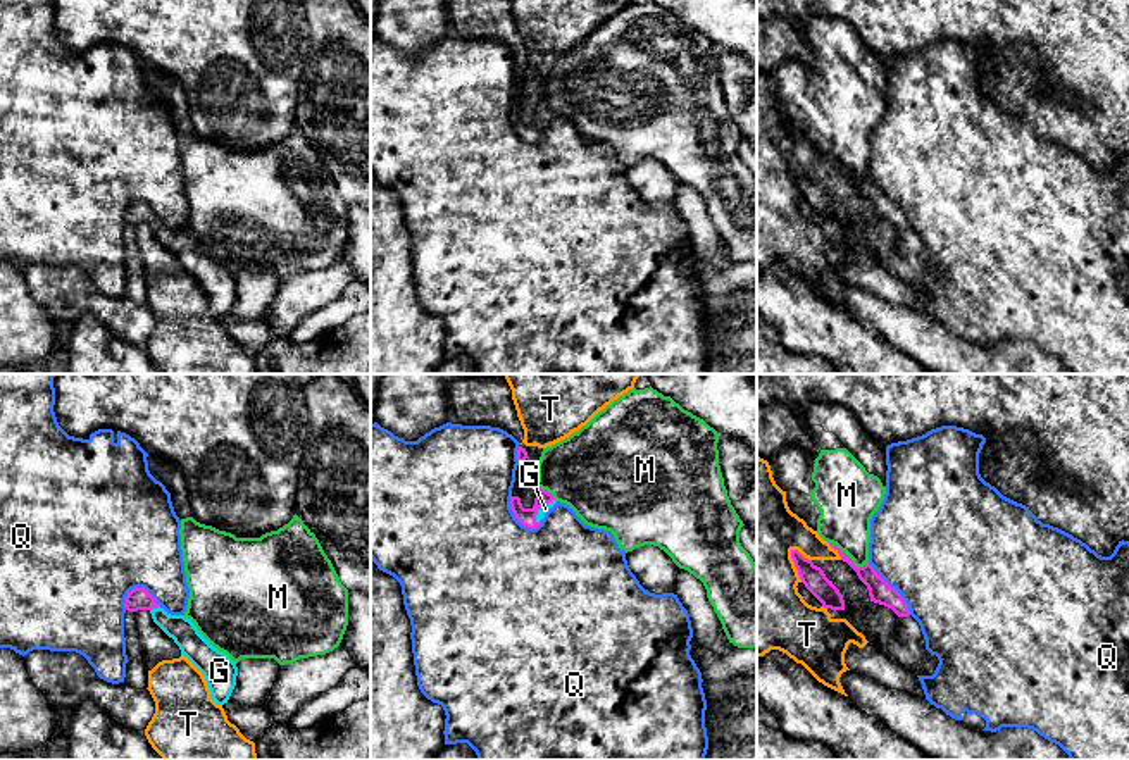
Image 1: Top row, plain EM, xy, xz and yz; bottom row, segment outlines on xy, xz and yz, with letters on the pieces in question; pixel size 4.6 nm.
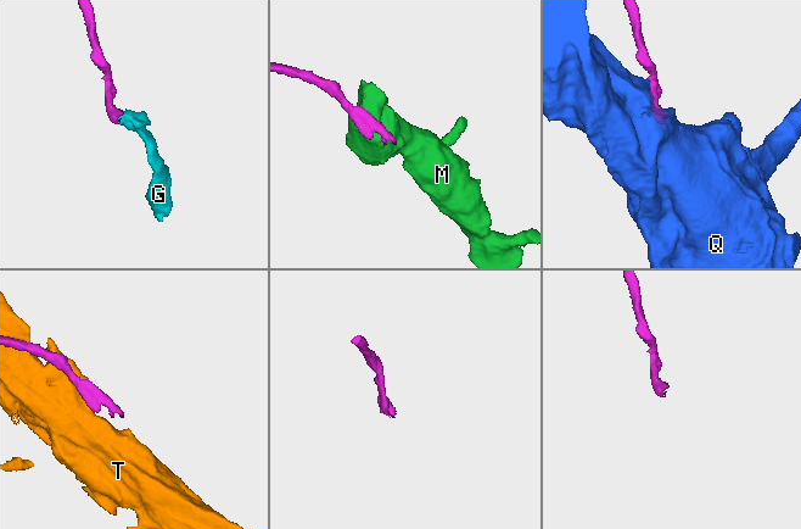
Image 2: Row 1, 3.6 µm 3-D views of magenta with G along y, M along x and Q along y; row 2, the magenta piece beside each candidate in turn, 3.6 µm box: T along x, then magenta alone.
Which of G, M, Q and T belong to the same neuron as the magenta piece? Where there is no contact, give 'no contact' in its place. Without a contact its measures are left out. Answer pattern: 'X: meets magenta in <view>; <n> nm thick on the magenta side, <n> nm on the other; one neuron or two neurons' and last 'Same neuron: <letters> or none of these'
G: meets magenta in xy; 110 nm thick on the magenta side, 120 nm on the other; one neuron
M: meets magenta in yz; 110 nm thick on the magenta side, 260 nm on the other; two neurons
Q: meets magenta in yz; 110 nm thick on the magenta side, 500 nm on the other; two neurons
T: meets magenta in yz; 110 nm thick on the magenta side, 400 nm on the other; two neurons
Same neuron: G

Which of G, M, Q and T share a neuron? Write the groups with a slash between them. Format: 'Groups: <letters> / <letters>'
Groups: G / M / Q / T

